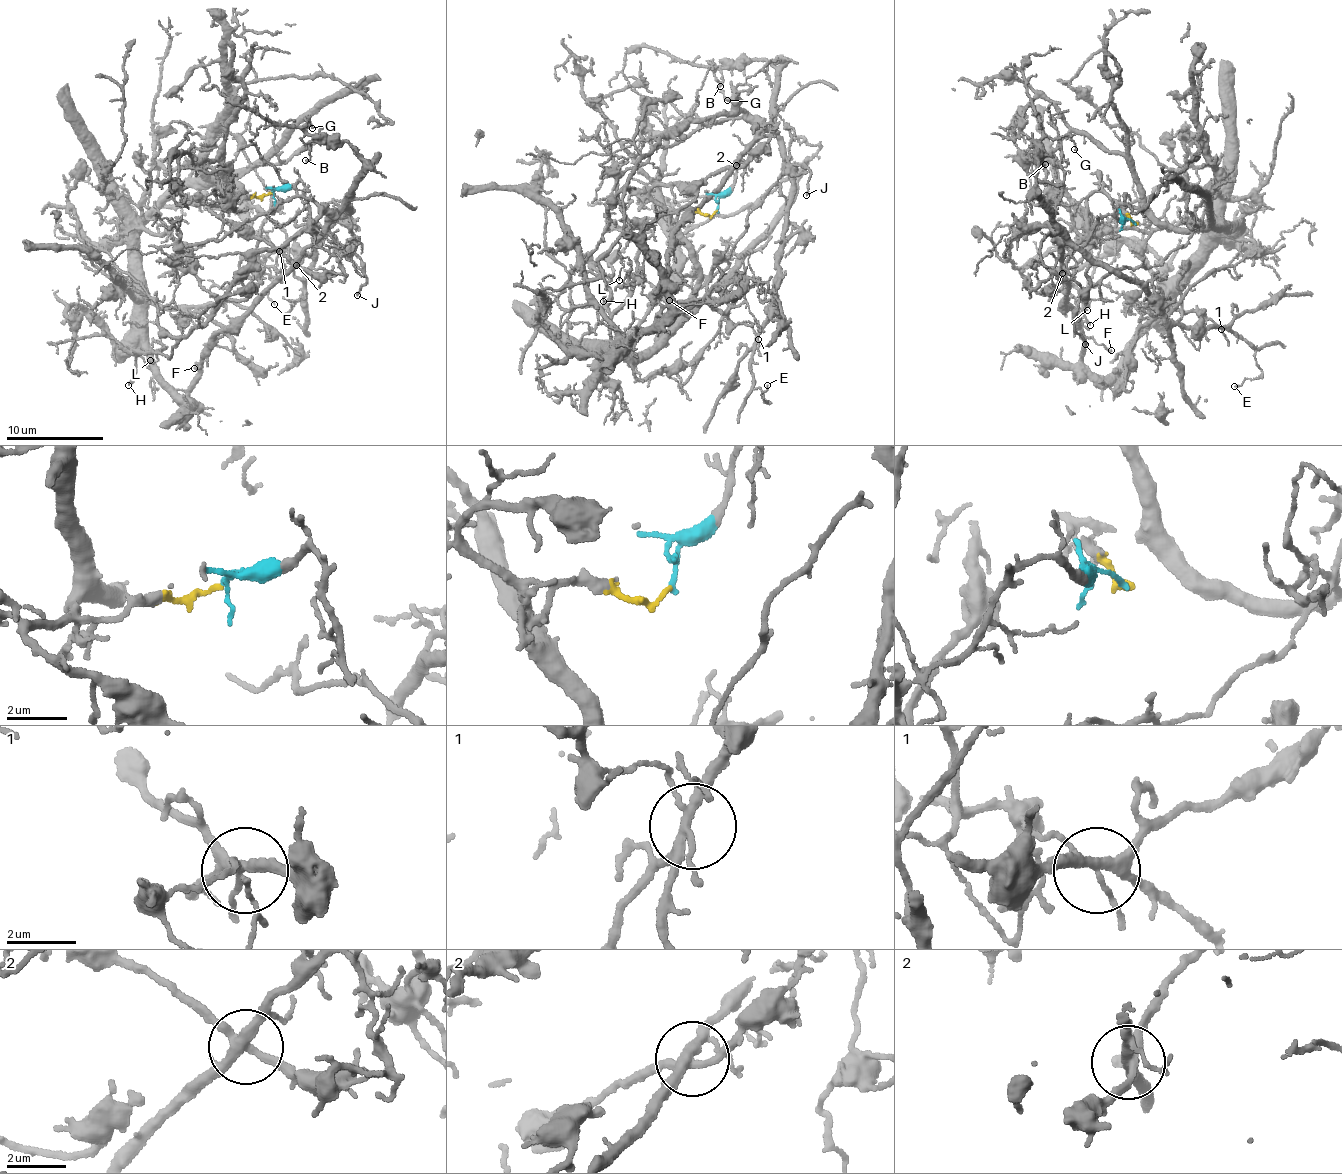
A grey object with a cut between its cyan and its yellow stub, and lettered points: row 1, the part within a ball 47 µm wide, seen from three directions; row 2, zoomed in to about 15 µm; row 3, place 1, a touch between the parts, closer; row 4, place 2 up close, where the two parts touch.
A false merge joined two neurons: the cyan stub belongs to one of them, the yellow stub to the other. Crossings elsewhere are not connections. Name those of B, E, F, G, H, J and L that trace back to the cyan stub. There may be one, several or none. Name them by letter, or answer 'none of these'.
B, E, F, G, H, J, L

